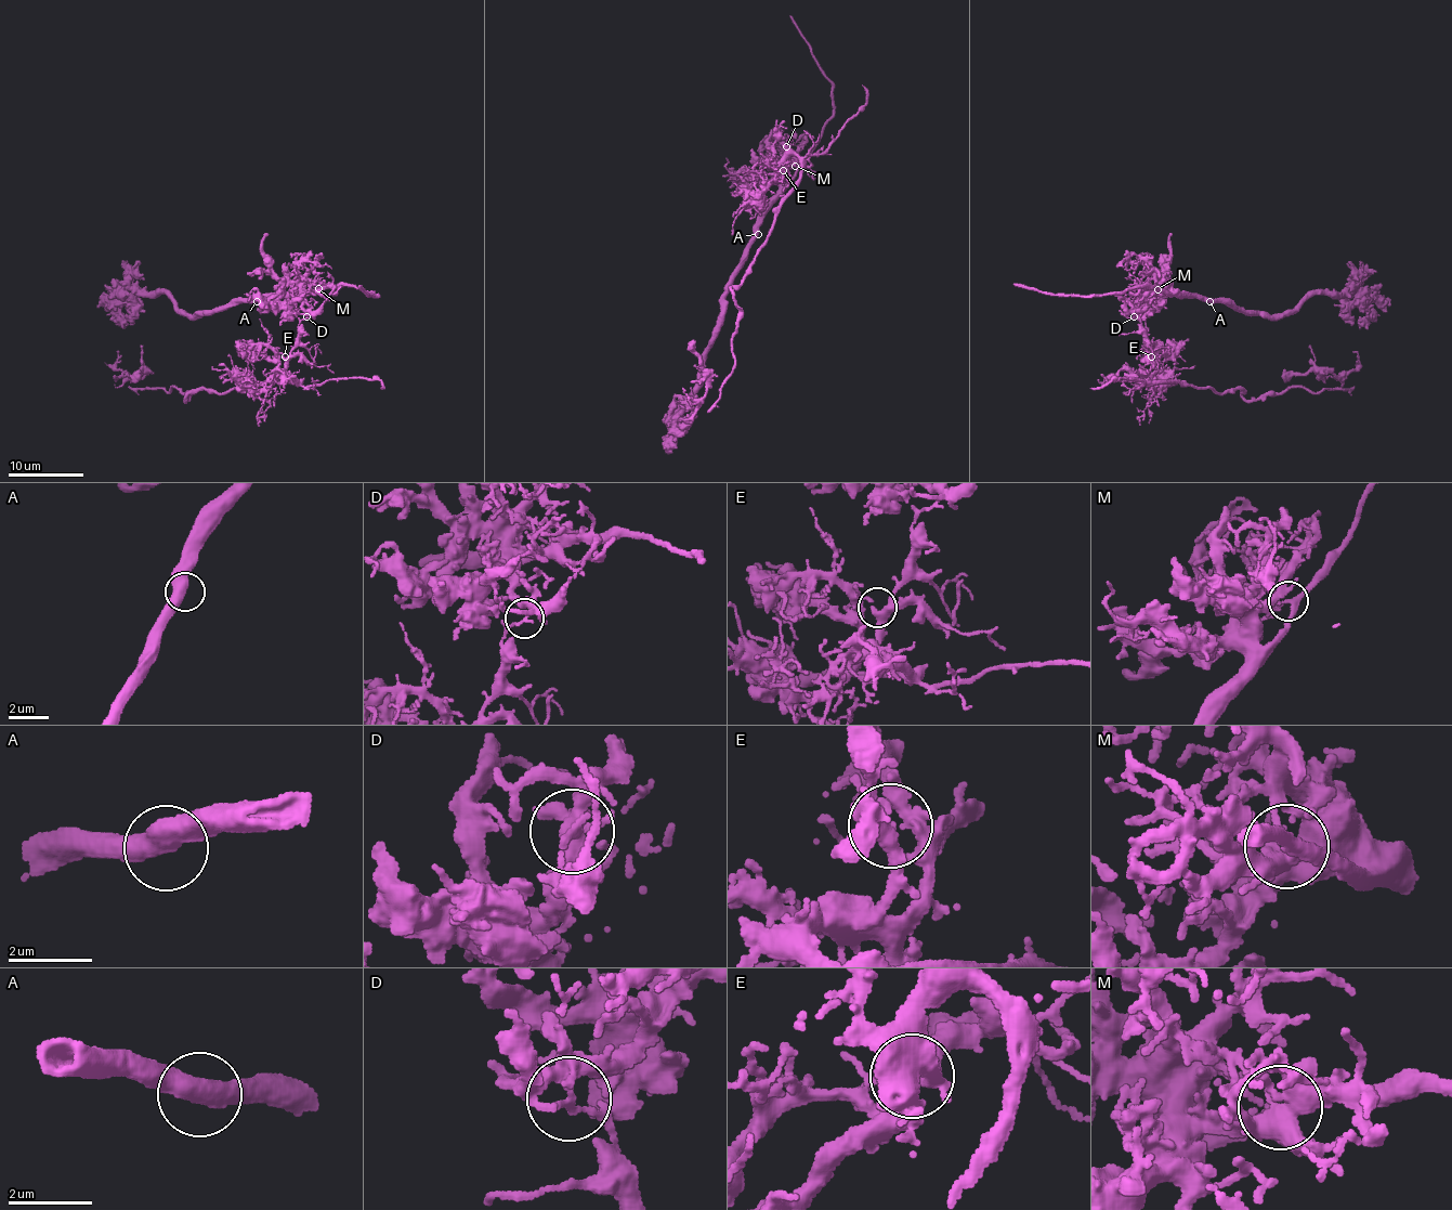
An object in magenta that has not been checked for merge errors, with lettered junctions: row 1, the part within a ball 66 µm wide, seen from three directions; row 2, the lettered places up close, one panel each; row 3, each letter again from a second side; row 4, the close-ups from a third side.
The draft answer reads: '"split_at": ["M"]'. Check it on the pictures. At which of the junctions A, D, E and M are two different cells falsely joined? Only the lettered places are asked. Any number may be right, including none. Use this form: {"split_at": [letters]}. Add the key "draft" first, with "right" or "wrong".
{"draft": "wrong", "split_at": ["D"]}

